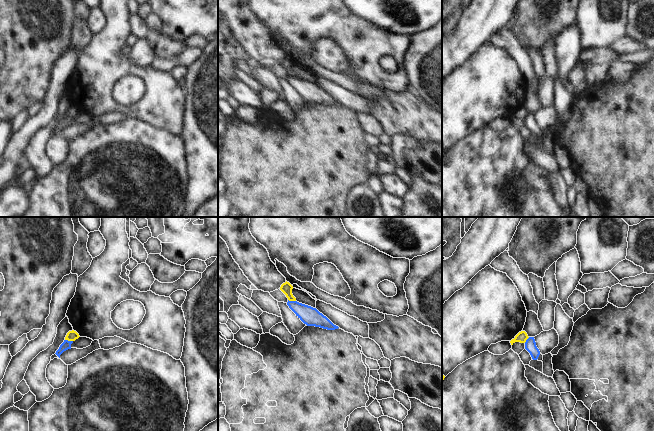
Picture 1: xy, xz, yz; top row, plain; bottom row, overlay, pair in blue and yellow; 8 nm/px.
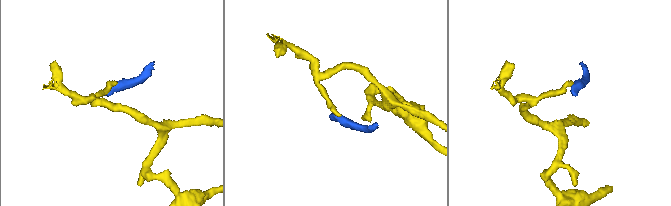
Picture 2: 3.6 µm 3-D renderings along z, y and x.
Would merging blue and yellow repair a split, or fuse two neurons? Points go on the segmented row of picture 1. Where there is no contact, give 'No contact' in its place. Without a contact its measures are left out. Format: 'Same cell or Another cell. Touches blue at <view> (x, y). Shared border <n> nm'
Another cell. Touches blue at xy (69, 341). Shared border 70 nm

